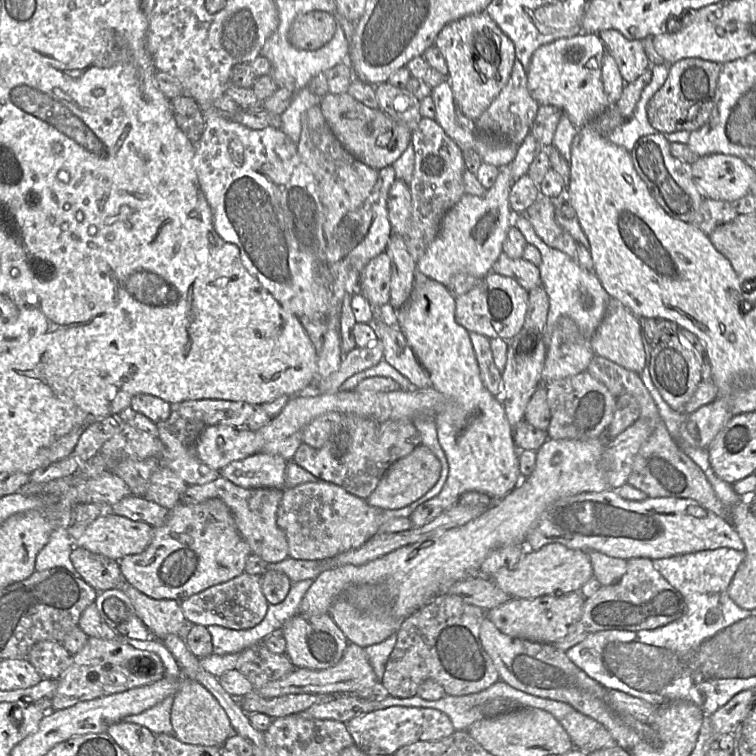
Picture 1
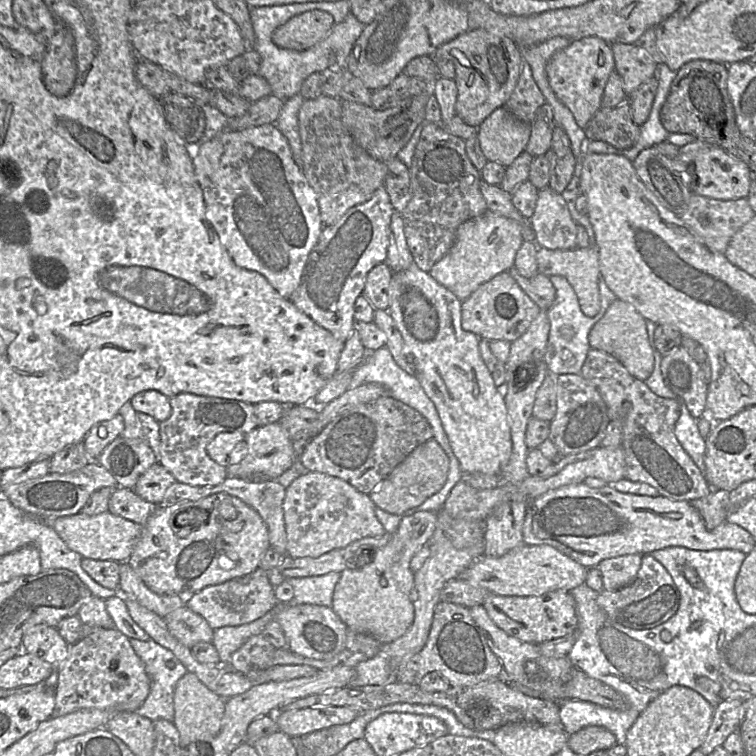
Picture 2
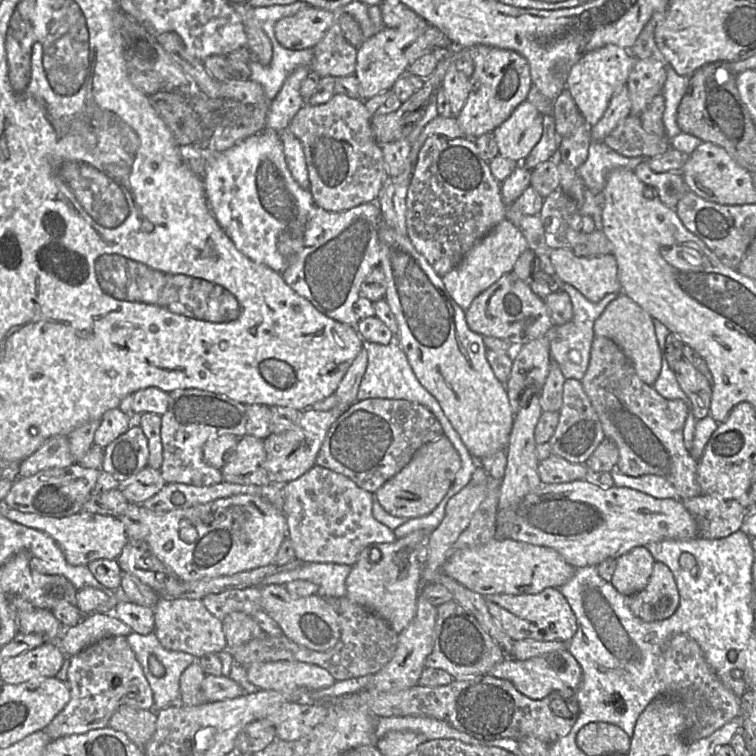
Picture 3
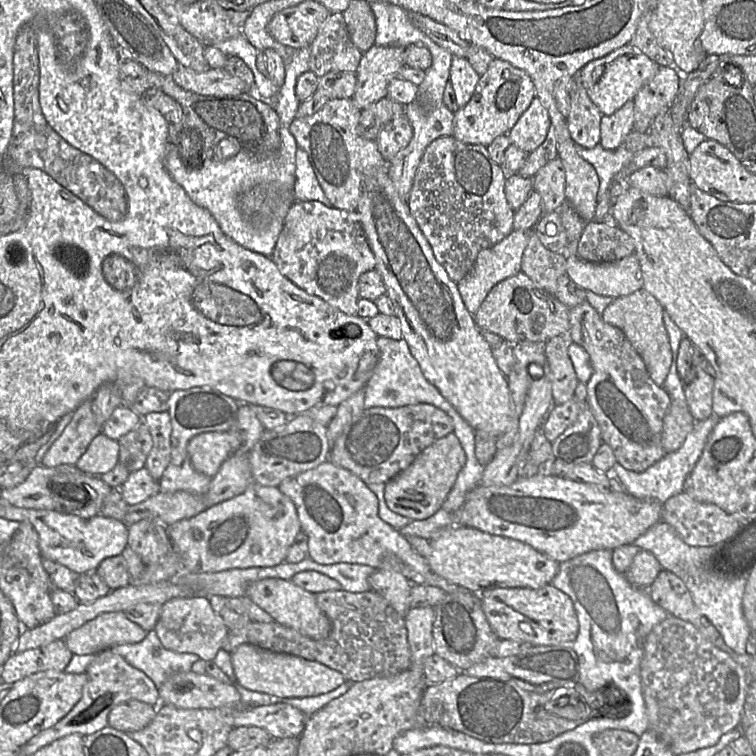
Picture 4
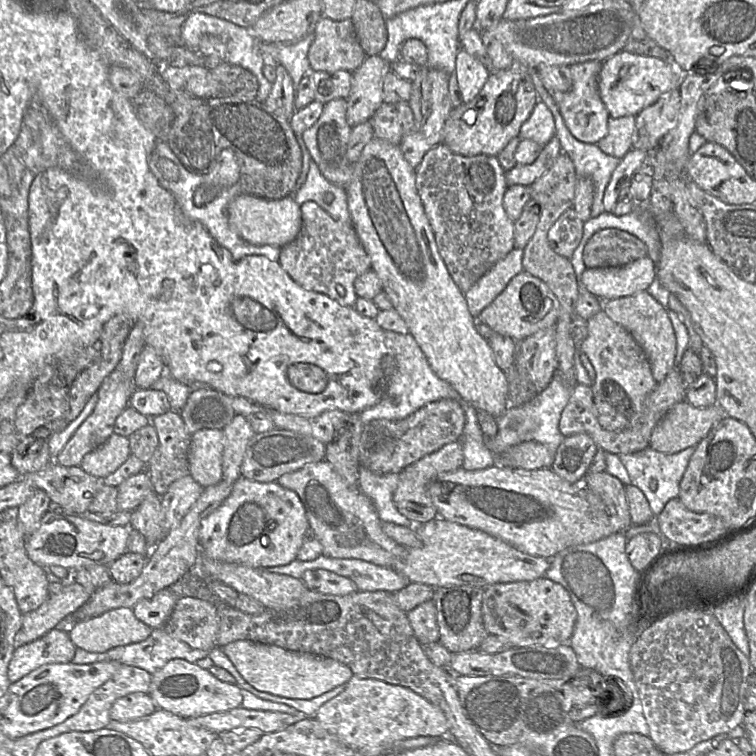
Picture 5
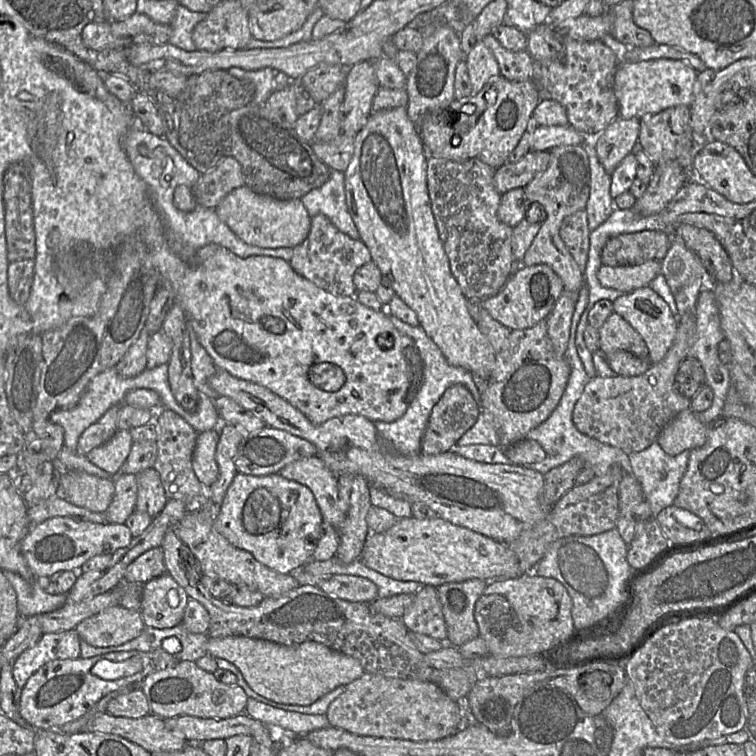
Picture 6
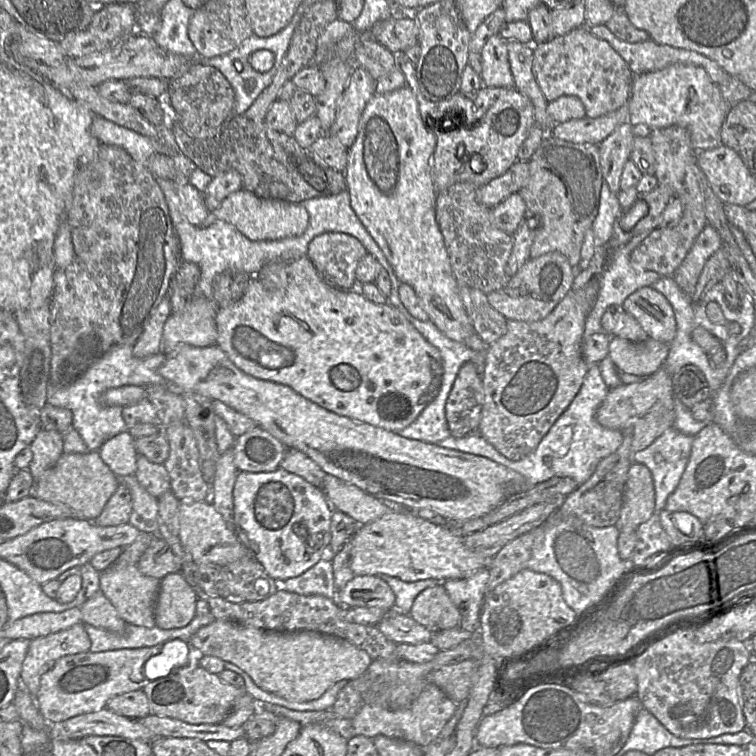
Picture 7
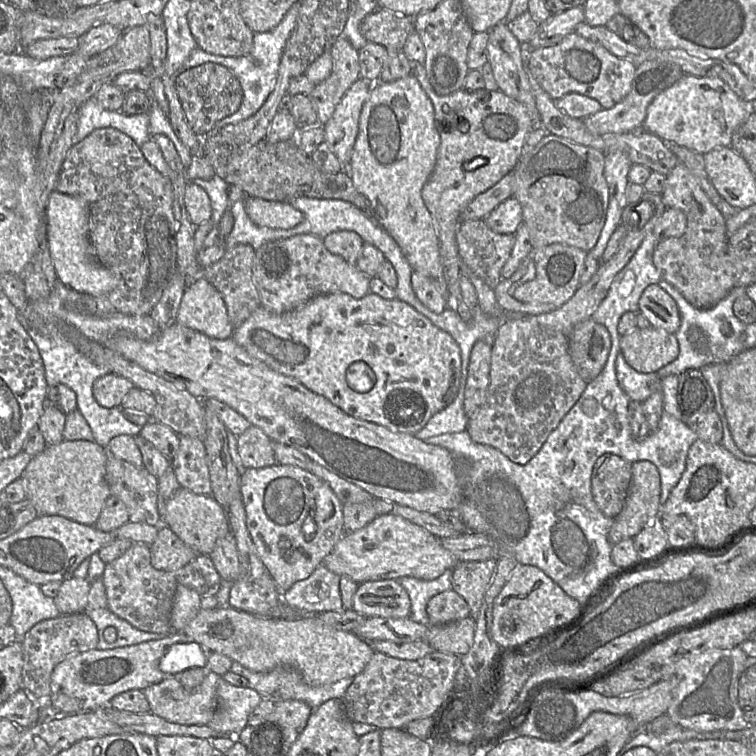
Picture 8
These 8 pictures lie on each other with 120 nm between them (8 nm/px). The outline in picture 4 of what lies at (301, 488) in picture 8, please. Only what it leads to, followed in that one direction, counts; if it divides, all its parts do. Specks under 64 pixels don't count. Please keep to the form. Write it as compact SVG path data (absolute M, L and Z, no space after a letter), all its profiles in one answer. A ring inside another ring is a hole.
M257 483L192 518L167 526L172 549L181 558L183 572L189 573L275 566L285 561L289 547L300 532L301 524L293 501L278 487ZM194 529L200 530L200 539L194 538Z

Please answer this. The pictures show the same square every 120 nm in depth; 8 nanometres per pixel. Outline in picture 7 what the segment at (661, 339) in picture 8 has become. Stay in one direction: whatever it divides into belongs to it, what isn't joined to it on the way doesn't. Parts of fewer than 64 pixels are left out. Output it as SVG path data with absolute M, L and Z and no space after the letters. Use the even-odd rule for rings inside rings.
M612 336L608 357L618 371L640 377L657 372L667 359L670 344L647 338L642 342Z

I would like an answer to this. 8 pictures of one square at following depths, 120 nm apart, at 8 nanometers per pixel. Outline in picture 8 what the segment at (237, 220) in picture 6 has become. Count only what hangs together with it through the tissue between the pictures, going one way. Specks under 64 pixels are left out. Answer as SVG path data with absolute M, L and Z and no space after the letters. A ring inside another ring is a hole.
M257 197L244 198L245 211L257 226L291 229L304 220L303 213L289 202L269 201Z

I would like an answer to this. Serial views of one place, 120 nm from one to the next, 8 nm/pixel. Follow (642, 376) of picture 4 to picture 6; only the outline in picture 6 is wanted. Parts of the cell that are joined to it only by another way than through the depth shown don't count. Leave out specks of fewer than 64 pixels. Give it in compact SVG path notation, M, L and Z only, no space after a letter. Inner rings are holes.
M612 313L598 329L599 352L606 358L611 353L622 350L648 359L649 351L641 335L621 316Z

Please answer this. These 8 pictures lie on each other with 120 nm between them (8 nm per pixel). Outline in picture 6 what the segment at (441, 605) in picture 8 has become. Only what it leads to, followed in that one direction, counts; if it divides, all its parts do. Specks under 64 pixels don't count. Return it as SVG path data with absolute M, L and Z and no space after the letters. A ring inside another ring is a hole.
M422 586L413 595L412 603L401 620L409 631L446 642L447 628L437 589L433 586Z

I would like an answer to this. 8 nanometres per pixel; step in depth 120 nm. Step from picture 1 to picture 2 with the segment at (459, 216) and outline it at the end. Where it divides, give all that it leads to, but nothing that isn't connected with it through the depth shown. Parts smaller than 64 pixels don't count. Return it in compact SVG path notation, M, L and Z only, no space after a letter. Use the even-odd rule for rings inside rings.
M487 210L458 227L452 247L432 266L429 274L464 301L481 284L514 268L515 255L523 241L522 227L517 222Z

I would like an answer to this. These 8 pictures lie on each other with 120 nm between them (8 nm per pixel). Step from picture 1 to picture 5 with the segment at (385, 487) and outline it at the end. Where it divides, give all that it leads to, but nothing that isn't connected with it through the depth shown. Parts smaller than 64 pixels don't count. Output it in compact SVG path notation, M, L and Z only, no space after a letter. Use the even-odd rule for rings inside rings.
M459 440L446 444L439 450L420 458L409 466L406 466L399 473L398 484L393 494L393 501L397 510L411 520L414 526L417 526L417 524L424 524L437 518L437 509L427 492L428 485L438 475L462 467L463 460L462 444Z

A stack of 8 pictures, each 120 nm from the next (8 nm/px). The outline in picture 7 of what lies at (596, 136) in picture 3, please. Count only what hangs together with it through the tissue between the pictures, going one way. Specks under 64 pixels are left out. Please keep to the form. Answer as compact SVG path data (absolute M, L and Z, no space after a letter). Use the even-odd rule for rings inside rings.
M624 123L598 144L603 179L616 195L621 191L621 174L625 163L630 159L637 133L639 130L629 123Z

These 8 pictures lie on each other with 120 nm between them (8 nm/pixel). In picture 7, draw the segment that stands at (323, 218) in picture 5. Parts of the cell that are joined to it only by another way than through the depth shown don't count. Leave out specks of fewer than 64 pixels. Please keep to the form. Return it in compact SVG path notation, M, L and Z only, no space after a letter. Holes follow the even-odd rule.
M328 232L309 243L306 256L328 285L350 291L358 288L356 269L367 253L354 236Z

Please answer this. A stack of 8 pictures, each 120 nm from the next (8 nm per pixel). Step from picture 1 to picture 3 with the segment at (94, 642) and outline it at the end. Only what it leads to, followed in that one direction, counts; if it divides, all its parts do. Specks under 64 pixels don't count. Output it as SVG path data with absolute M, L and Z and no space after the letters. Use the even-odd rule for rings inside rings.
M125 636L105 637L71 656L66 683L70 700L43 729L52 740L105 728L114 712L123 705L143 710L153 707L152 689Z

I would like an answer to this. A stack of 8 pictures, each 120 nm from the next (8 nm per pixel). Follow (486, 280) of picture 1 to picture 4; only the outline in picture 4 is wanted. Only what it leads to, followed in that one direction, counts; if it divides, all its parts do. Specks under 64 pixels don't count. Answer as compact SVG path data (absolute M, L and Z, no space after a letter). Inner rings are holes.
M521 272L491 289L474 314L474 320L479 329L497 334L512 345L527 341L546 343L559 335L567 338L570 329L569 308L554 296L538 289Z

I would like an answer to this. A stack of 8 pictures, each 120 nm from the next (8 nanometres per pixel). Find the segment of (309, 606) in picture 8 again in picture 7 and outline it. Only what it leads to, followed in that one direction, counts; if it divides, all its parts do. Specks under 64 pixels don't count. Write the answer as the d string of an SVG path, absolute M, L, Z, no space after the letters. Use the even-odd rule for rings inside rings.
M330 557L320 559L303 574L279 582L280 589L300 595L322 595L336 599L333 568Z

